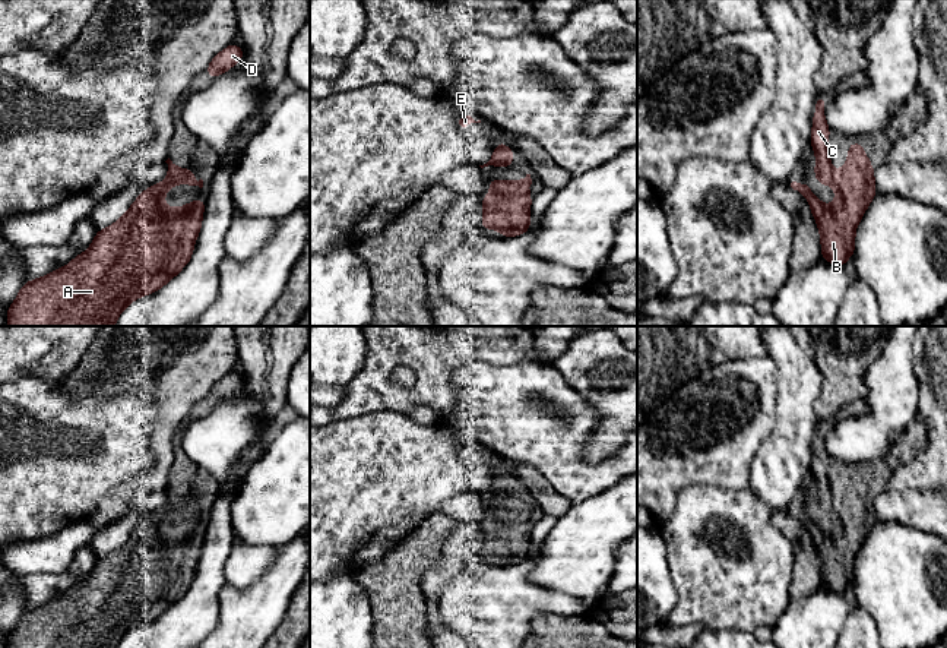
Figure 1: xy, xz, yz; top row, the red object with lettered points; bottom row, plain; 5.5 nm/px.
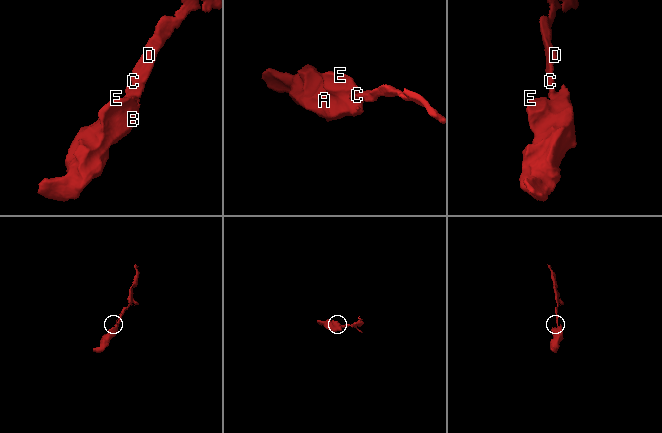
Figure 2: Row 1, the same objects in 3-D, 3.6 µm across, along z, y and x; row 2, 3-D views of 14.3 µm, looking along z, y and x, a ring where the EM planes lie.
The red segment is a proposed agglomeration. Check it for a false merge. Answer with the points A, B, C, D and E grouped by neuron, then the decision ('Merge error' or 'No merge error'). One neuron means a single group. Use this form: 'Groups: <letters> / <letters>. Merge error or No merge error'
Groups: A B C D E. No merge error

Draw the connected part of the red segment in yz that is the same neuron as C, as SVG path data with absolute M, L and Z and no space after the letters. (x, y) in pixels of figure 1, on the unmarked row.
M815 426L815 442L813 445L811 474L817 491L815 506L824 513L833 513L836 528L826 534L808 515L808 511L792 509L791 515L804 522L821 565L821 585L839 595L845 594L848 585L853 585L855 557L870 530L877 521L874 496L870 486L862 480L862 471L848 472L849 486L842 499L834 499L826 474L830 456L824 446L827 426Z

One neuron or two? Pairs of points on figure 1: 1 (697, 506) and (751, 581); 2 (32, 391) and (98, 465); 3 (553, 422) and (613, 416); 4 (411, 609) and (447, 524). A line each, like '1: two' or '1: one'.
1: one
2: one
3: two
4: one

